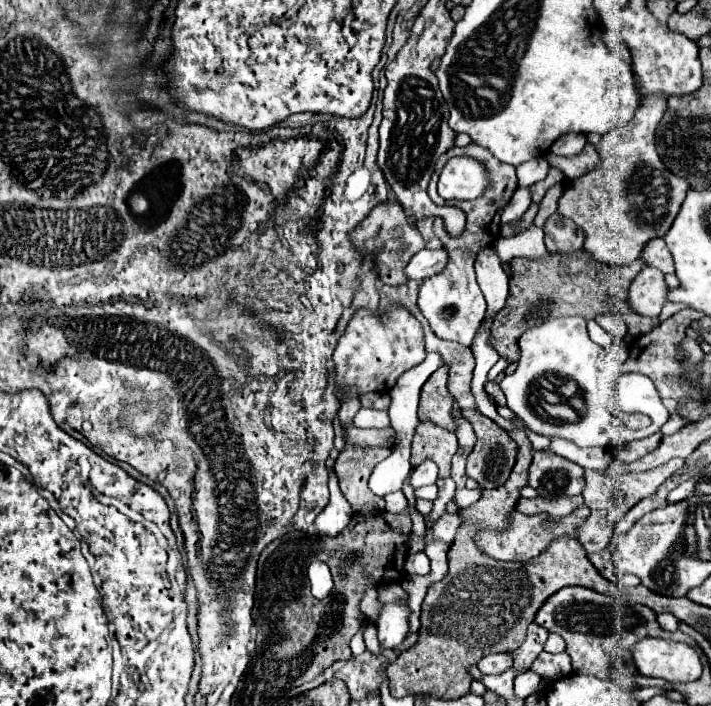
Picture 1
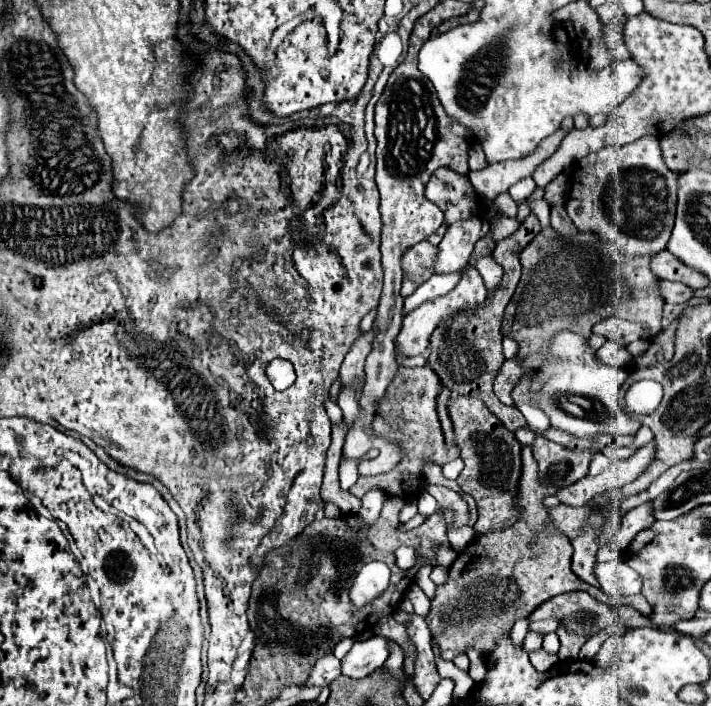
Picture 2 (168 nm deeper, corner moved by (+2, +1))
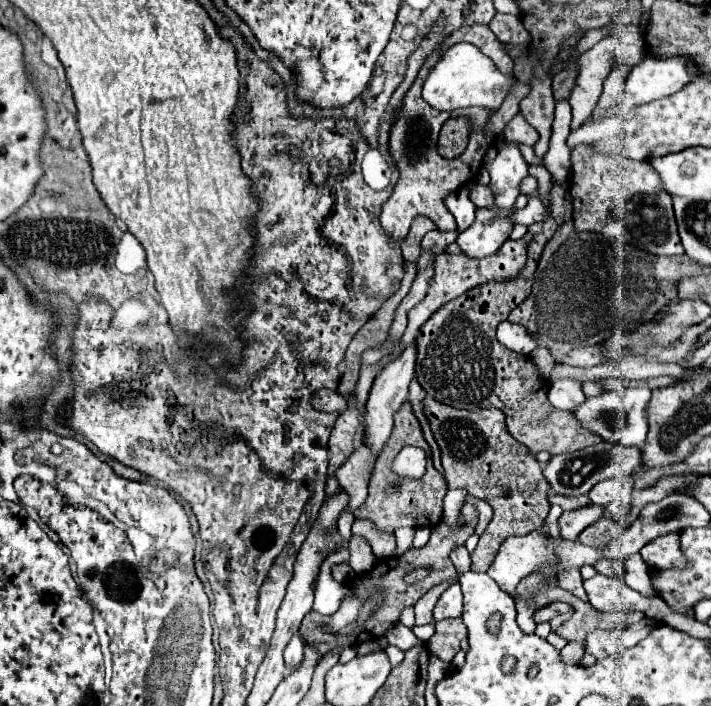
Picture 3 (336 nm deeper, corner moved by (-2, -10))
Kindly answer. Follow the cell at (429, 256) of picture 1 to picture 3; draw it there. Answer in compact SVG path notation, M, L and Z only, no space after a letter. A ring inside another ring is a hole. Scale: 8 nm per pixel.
M520 194L513 208L477 208L475 212L475 222L459 234L459 248L463 250L463 254L471 256L471 258L483 258L483 256L491 256L495 254L503 242L509 240L509 234L515 226L515 222L509 218L515 210L525 208L527 206L526 195Z

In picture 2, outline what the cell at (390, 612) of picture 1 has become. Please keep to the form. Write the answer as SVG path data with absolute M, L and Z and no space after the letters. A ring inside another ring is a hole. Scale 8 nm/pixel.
M373 635L365 643L355 643L349 655L343 657L343 675L351 679L361 679L379 669L389 657L389 639Z

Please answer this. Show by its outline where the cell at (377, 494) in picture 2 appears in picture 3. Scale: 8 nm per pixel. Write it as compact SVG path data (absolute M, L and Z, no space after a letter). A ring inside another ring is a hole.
M353 536L351 544L349 544L349 552L351 552L351 568L355 570L355 574L367 574L373 568L375 556L371 546L367 544L367 540Z

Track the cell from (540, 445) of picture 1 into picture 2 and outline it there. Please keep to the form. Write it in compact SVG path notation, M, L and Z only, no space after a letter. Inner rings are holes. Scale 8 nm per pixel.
M487 251L485 255L475 257L473 265L475 265L475 269L481 273L481 277L483 277L483 281L485 281L485 287L487 287L487 293L493 293L493 291L499 287L499 281L501 281L501 277L503 277L503 269L501 269L501 265L495 261L493 251Z

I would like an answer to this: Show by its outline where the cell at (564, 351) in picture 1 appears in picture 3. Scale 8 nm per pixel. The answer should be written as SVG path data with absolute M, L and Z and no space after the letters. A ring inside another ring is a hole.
M625 388L603 392L597 398L587 398L575 412L575 418L583 424L583 428L599 434L607 442L623 444L623 446L643 446L647 438L647 416L645 408L651 400L649 388Z

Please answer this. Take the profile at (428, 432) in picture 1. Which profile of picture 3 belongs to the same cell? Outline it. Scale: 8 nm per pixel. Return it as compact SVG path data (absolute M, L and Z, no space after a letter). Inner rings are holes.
M467 496L467 502L473 502L479 510L479 524L477 524L477 534L481 536L485 532L485 528L489 526L491 518L493 518L493 508L487 504L487 502L481 502L481 500L475 500L475 498L469 498Z

